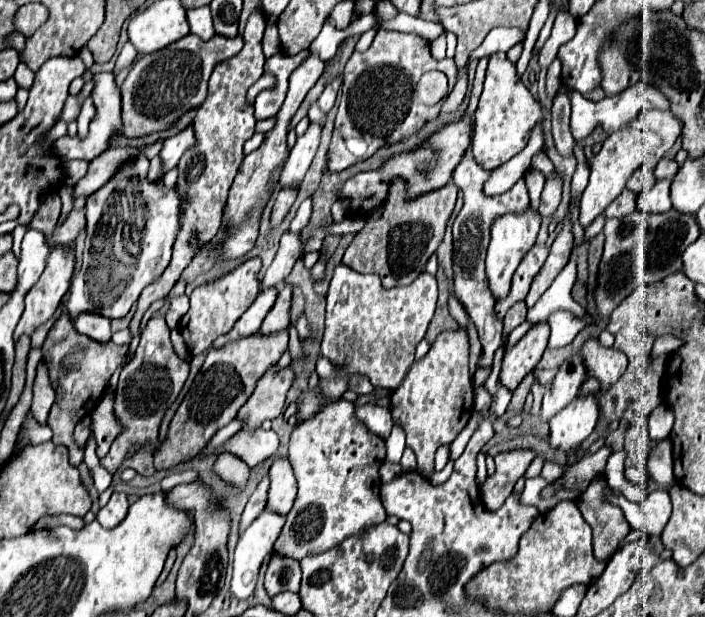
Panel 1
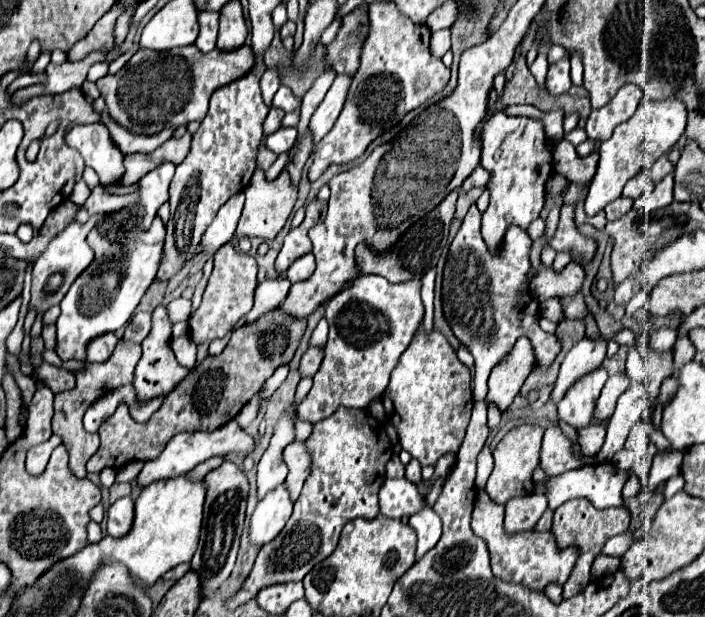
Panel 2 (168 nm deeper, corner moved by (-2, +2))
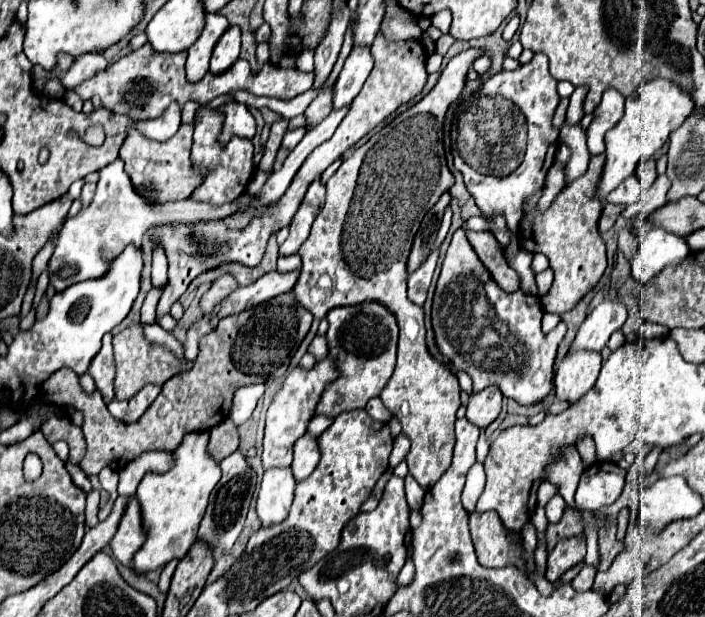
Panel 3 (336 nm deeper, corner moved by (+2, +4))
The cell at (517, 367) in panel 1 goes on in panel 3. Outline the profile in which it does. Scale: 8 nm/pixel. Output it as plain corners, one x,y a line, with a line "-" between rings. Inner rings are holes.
490,385
484,391
472,395
466,411
468,421
472,421
480,429
488,427
500,415
502,401
504,401
504,395
498,389
498,385

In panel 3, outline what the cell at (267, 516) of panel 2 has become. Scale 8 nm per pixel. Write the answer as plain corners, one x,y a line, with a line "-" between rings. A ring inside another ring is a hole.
268,469
262,477
256,515
262,527
272,527
288,517
294,499
294,477
290,469

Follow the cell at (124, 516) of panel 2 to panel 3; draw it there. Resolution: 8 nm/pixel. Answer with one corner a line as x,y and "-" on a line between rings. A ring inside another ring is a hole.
130,497
126,503
126,509
122,513
120,525
110,539
110,547
114,551
114,557
122,563
132,567
132,555
138,551
140,543
144,543
142,533
142,519
140,519
140,505
136,497

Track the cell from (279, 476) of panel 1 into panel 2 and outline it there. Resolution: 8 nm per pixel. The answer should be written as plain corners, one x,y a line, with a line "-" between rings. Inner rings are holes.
292,441
284,449
284,461
286,461
288,469
290,469
290,473
286,477
286,487
290,491
292,501
296,501
306,477
310,475
312,457
308,455
308,449
306,449
306,445
302,441

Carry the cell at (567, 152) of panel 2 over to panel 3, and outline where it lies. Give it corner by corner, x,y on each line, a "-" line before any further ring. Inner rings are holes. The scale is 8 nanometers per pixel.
604,153
594,155
590,159
588,171
574,179
550,205
548,211
536,213
536,209
528,211
522,227
520,227
520,239
526,243
526,249
534,253
544,253
550,259
550,267
554,269
554,283
550,291
540,301
542,309
548,313
562,315
570,311
602,277
606,269
606,247
600,239
598,231
598,219
602,211
602,203
594,199
596,181
600,177
600,169
604,167
-
524,233
524,237
522,237

